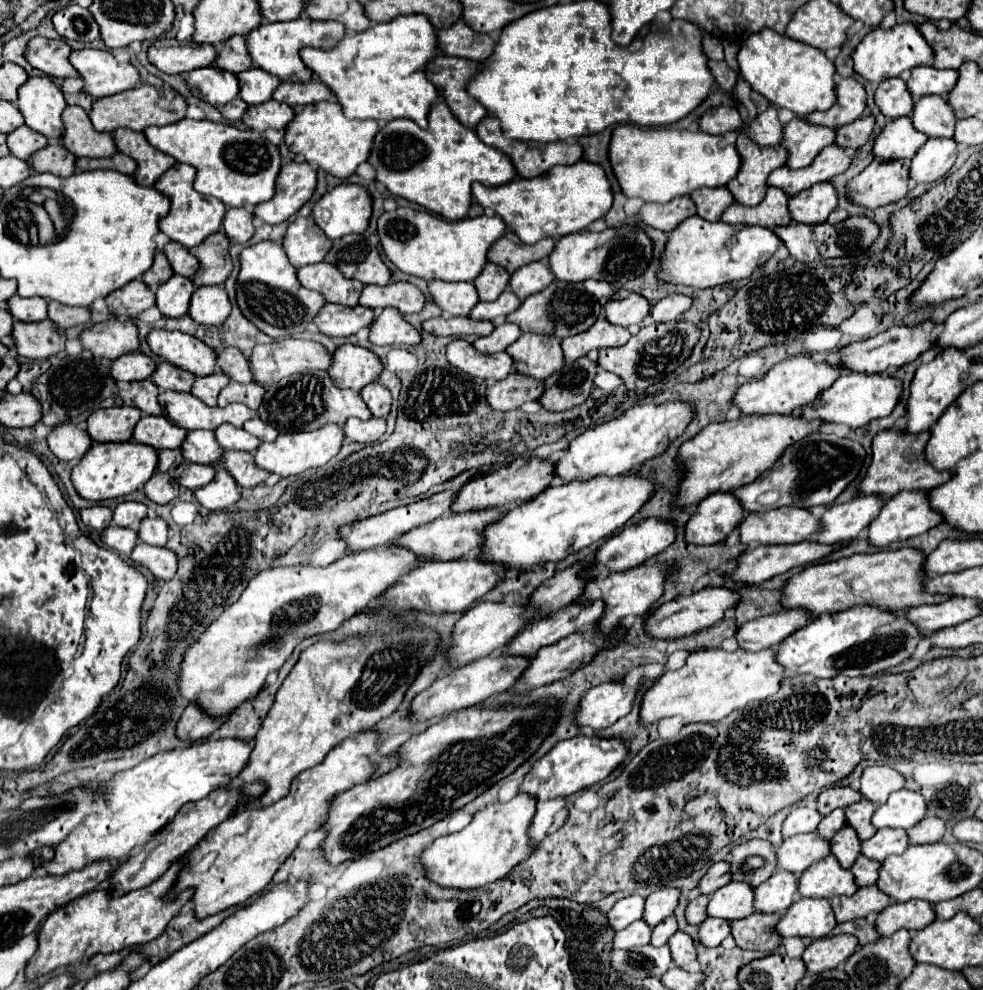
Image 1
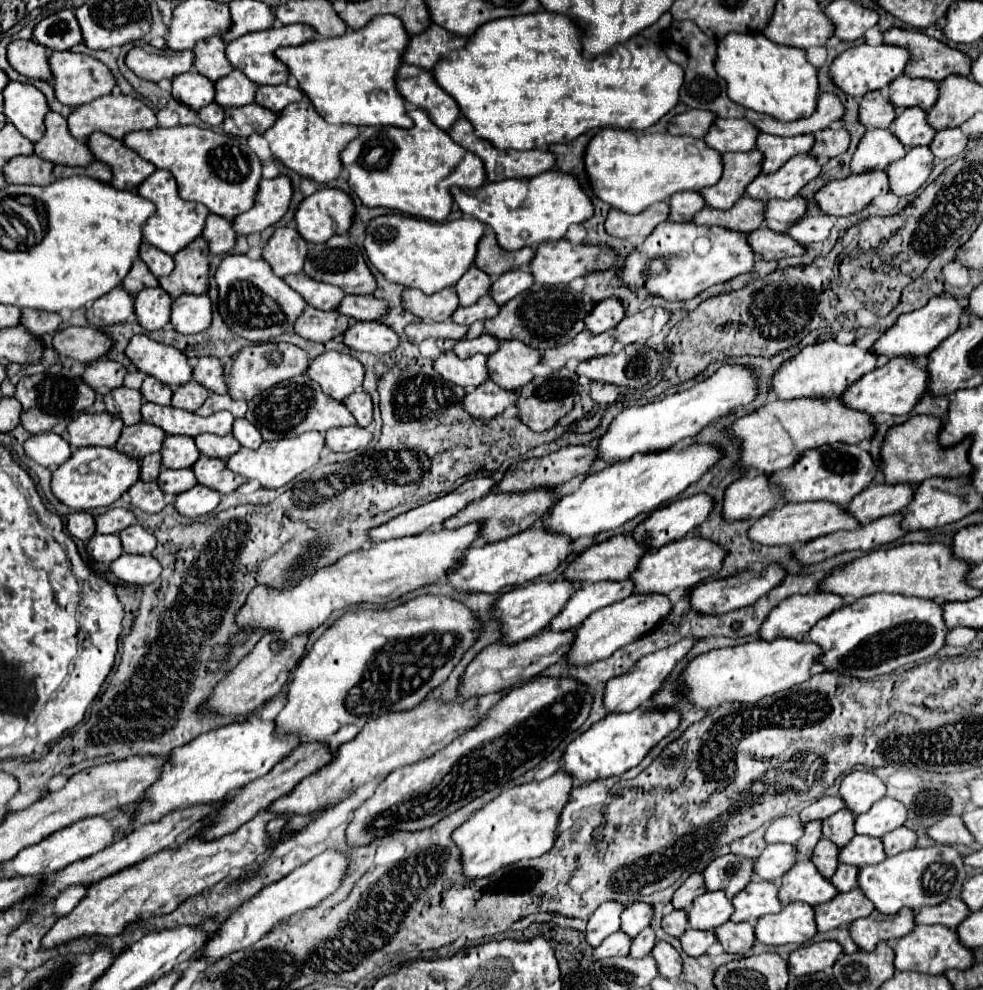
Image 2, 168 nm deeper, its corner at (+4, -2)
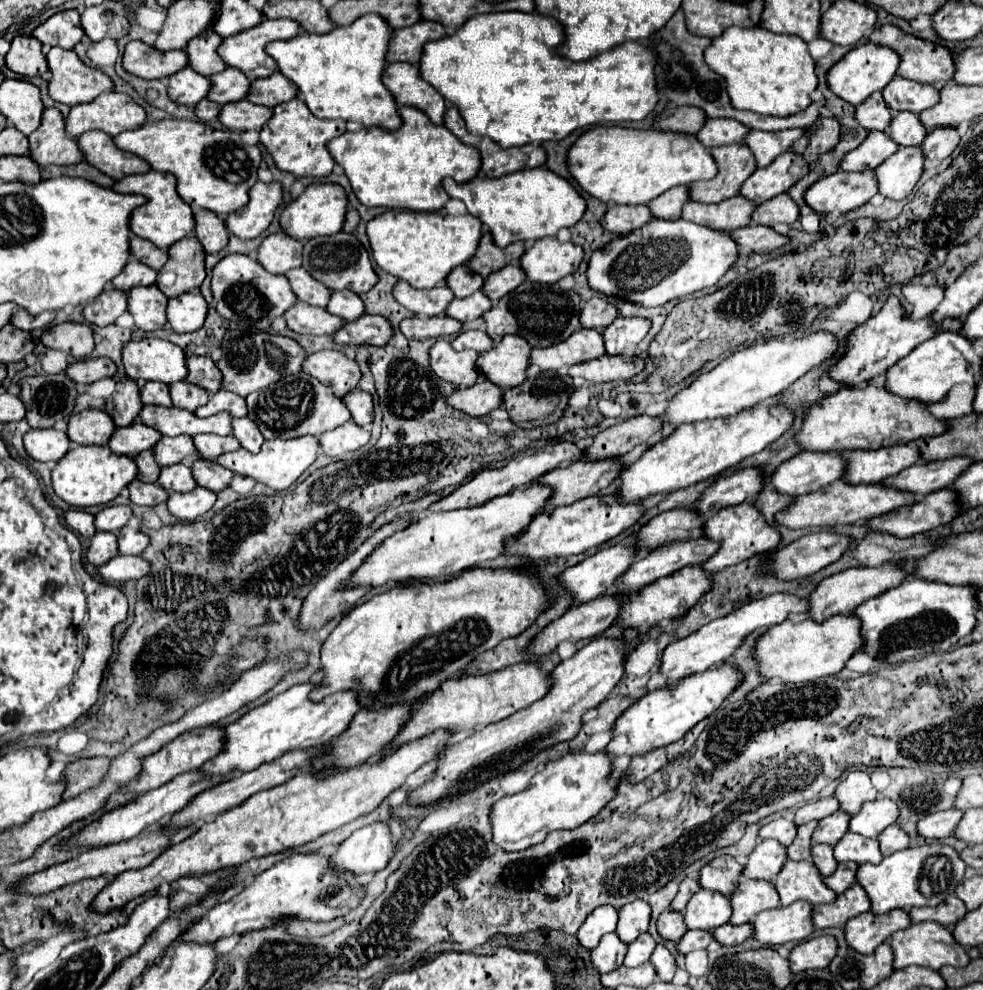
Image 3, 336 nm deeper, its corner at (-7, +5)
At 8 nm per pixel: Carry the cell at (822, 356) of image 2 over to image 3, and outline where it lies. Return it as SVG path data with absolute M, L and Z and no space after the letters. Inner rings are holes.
M891 296L879 314L871 316L867 322L859 324L855 330L849 332L845 354L837 360L837 364L829 366L827 376L841 386L863 386L869 380L885 374L895 362L899 362L903 356L907 356L923 340L931 338L937 332L959 330L959 328L961 328L959 320L945 320L943 326L933 324L929 318L907 320L905 310L901 308L899 300L895 296Z

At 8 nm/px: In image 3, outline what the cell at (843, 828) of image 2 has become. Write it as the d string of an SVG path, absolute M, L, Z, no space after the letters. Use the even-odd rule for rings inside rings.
M837 810L835 814L819 820L819 826L813 832L813 842L823 842L835 846L849 830L851 816L845 810Z

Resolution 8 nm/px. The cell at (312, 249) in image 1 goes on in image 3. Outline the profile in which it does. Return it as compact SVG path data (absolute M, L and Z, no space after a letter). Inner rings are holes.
M279 230L263 240L257 260L263 268L269 268L269 272L285 274L303 264L303 242Z

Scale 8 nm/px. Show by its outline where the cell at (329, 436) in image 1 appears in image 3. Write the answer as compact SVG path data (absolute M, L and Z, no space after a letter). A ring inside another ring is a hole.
M307 434L307 436L291 438L291 440L281 440L281 438L265 440L265 444L261 446L261 450L257 454L251 454L249 450L239 448L235 452L227 452L227 454L219 456L217 462L221 466L233 470L235 474L251 476L257 482L271 486L273 490L287 490L317 460L317 452L319 452L319 440L315 436Z

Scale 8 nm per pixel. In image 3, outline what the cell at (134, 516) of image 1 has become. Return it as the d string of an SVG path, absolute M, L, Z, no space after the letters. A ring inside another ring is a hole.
M107 506L95 514L95 526L97 530L105 532L119 532L131 520L131 516L133 512L129 506Z

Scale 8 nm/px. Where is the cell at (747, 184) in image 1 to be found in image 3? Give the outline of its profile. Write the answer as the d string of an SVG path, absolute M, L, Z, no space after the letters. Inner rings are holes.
M745 144L719 146L711 154L719 166L719 174L713 180L691 184L691 200L695 202L723 202L737 196L743 182L757 170L755 156Z

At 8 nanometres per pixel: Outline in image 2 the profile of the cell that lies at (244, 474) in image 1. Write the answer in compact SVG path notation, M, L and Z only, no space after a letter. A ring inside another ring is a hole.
M204 455L198 459L198 463L192 465L192 471L194 471L194 475L196 475L200 485L214 487L214 491L218 491L222 495L232 493L240 483L246 481L244 477L236 475L234 471L228 471L224 461L204 457Z

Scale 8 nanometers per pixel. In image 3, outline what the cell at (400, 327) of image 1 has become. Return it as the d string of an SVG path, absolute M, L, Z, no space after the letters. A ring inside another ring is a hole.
M363 314L355 322L347 322L339 332L335 332L337 344L369 344L385 346L393 338L393 328L387 318Z

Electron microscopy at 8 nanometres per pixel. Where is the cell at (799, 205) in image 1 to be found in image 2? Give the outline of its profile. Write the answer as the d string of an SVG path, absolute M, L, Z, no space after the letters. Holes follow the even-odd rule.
M800 195L788 201L772 199L766 203L766 209L764 209L764 227L776 233L784 233L804 215L804 211L806 211L806 201Z

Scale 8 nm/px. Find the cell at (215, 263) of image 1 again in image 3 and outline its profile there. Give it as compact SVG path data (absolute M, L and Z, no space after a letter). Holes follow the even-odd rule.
M185 236L175 242L169 250L167 264L159 270L157 286L167 298L181 296L185 292L197 292L201 282L205 280L205 250L197 236ZM165 274L173 274L173 282L165 286Z

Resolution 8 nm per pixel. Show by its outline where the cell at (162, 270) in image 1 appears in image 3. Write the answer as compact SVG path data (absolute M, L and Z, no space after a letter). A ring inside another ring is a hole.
M131 258L127 262L127 268L123 268L123 272L119 274L119 278L113 280L113 286L119 288L119 290L129 292L133 286L151 286L151 284L155 284L155 278L157 278L157 272L153 268L139 262L137 258Z

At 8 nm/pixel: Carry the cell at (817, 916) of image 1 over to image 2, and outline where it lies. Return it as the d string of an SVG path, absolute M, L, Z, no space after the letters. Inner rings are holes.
M788 903L780 913L760 917L754 935L764 945L804 945L816 935L814 909L806 903Z

